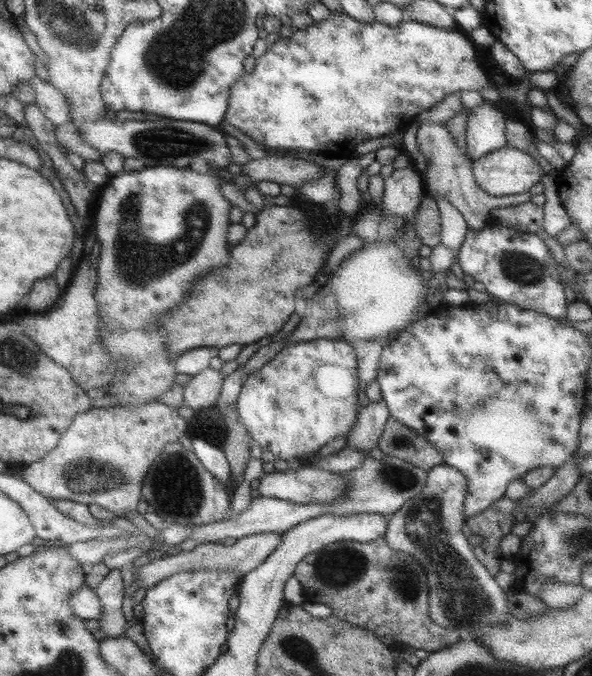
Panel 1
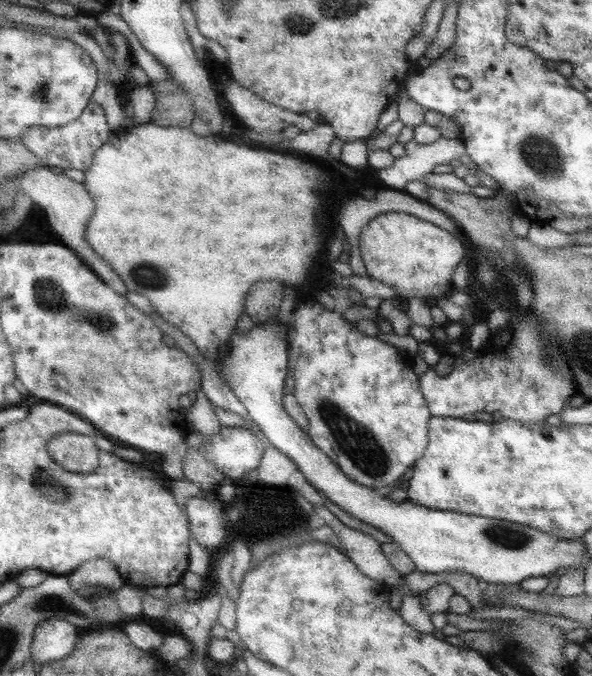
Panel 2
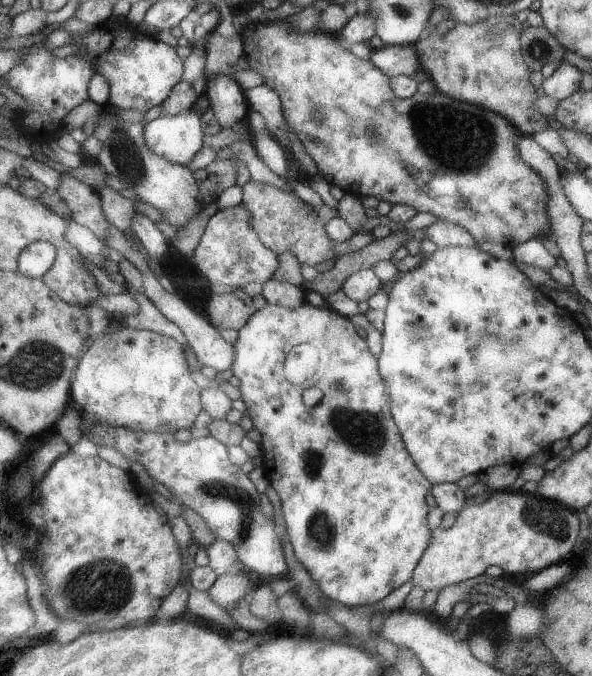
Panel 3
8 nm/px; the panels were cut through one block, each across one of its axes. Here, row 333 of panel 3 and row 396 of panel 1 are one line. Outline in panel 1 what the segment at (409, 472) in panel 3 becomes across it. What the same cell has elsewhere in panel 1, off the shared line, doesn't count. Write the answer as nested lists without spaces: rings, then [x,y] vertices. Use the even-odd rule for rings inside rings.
[[[318,338],[310,341],[288,343],[268,364],[252,372],[243,381],[236,402],[238,417],[248,429],[253,442],[270,450],[278,459],[309,460],[334,438],[348,438],[360,411],[358,399],[358,360],[352,344],[342,340]]]

